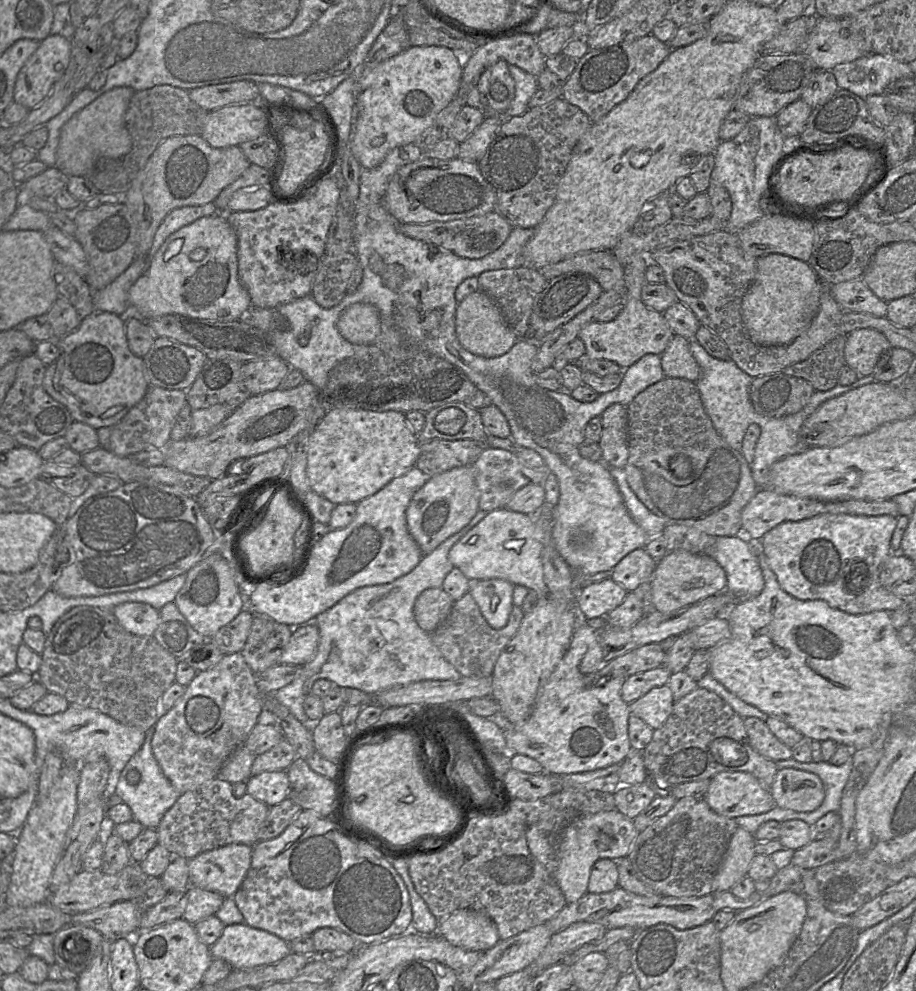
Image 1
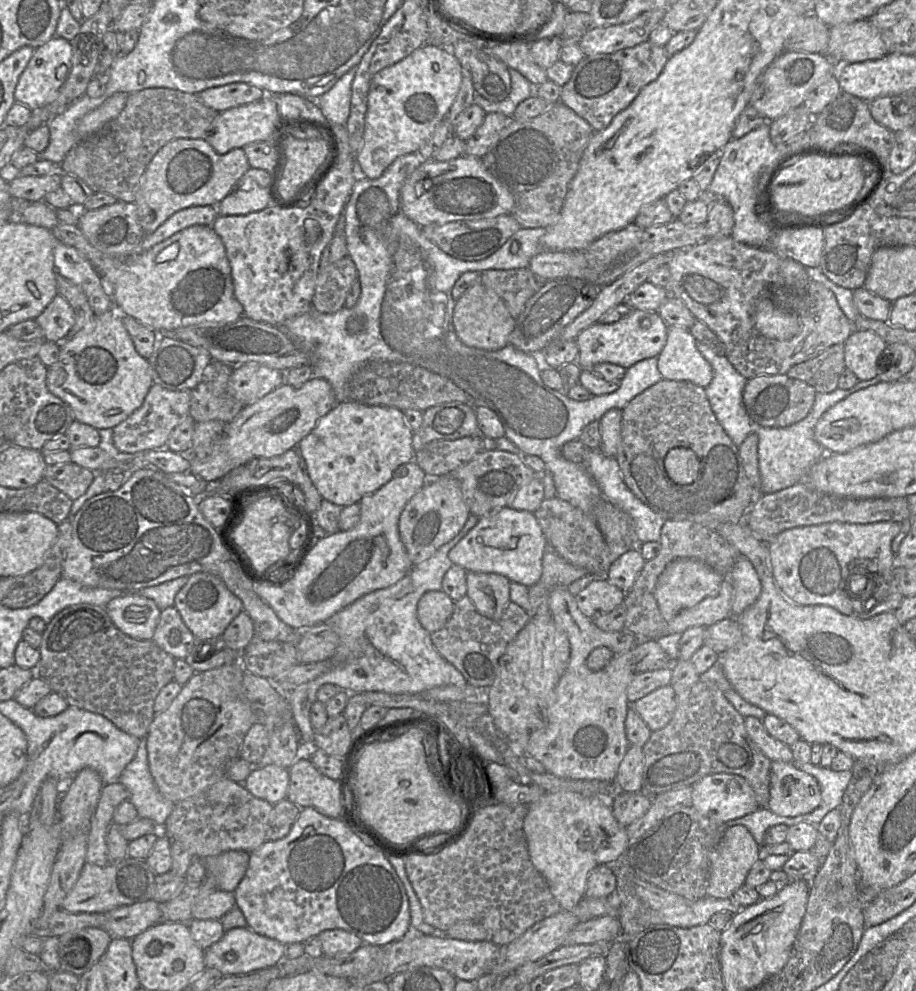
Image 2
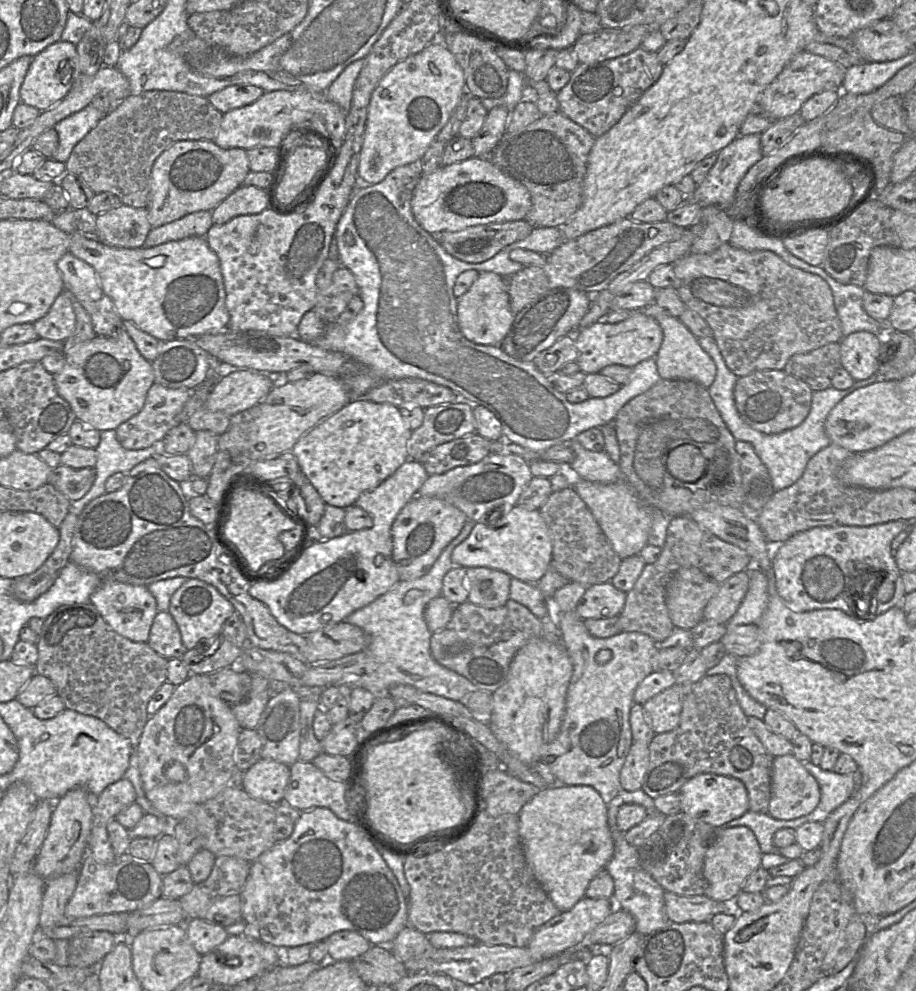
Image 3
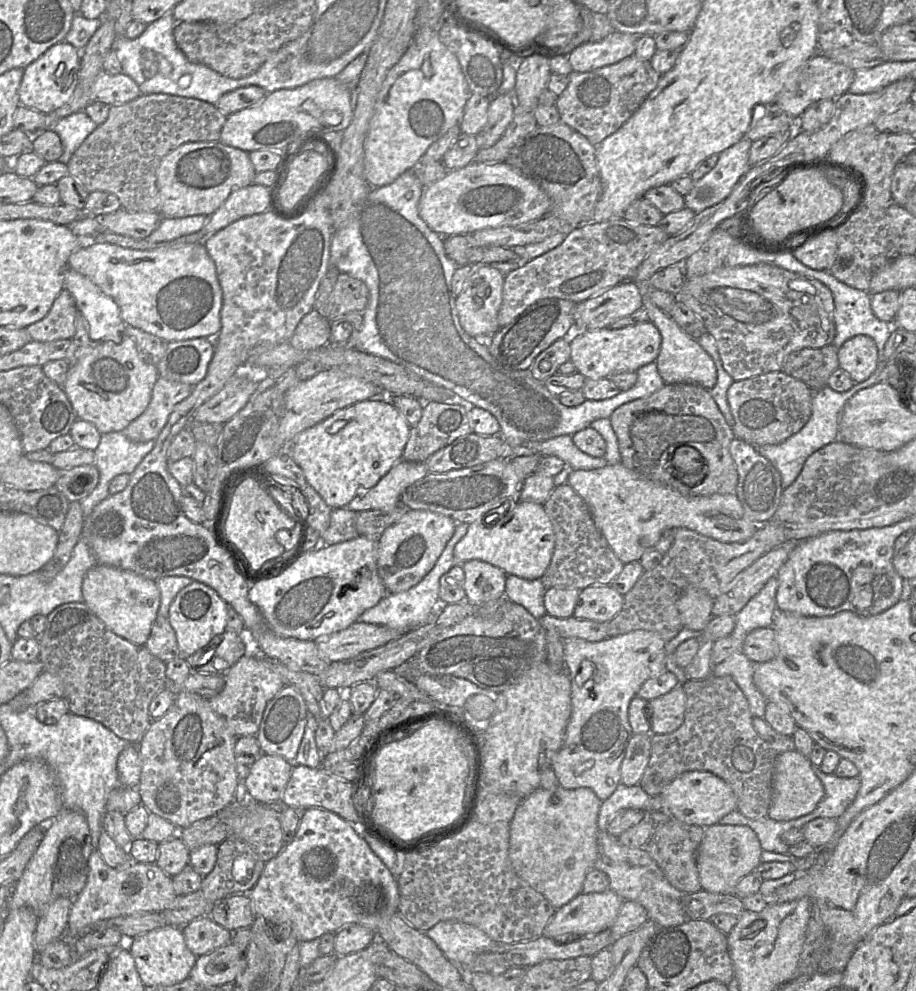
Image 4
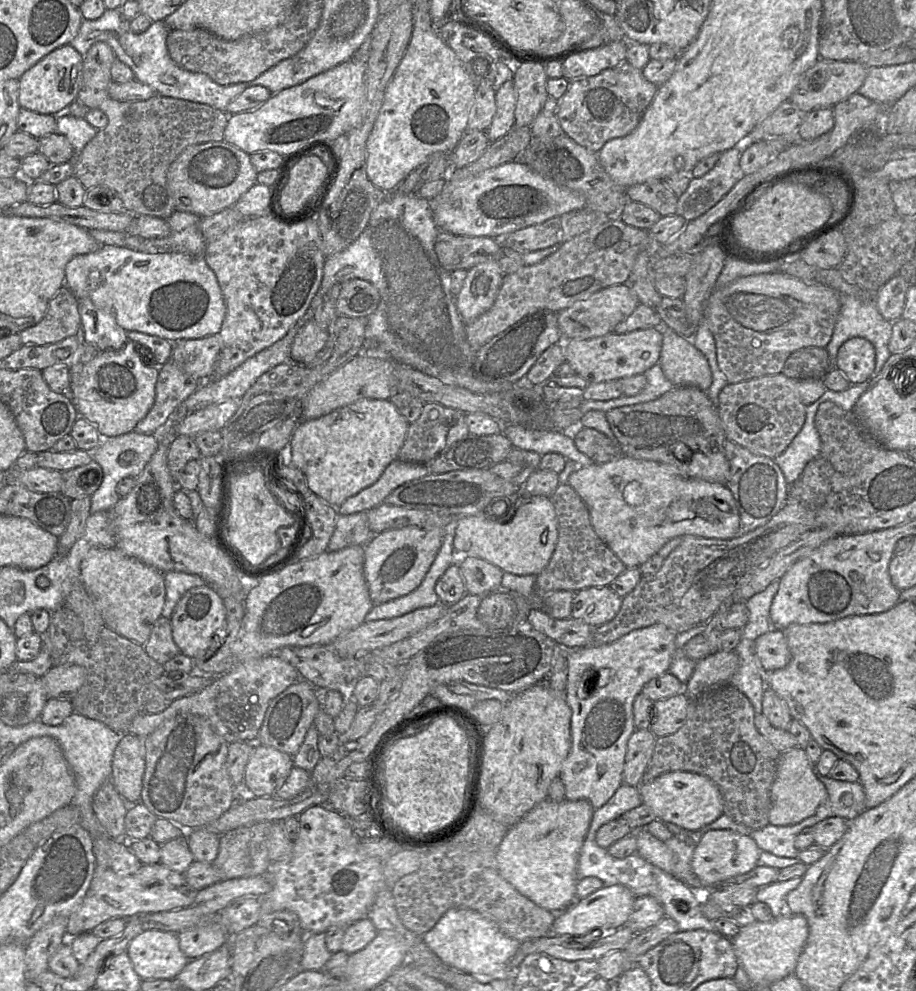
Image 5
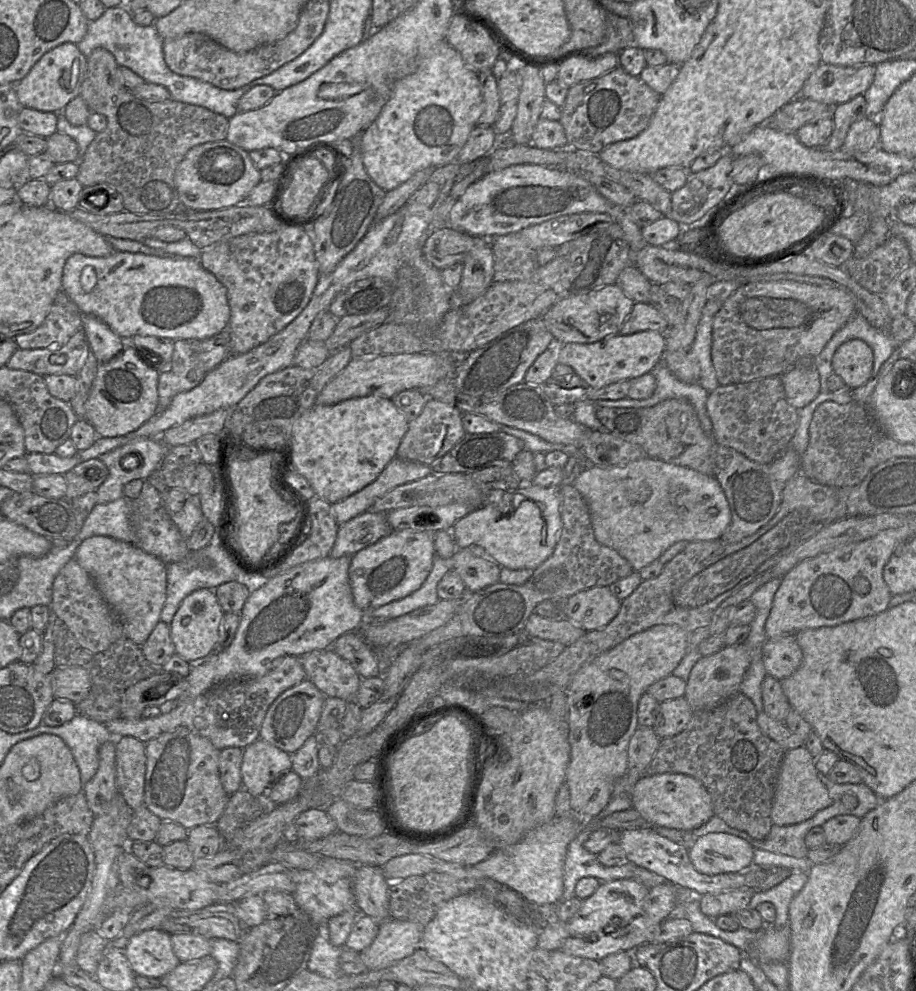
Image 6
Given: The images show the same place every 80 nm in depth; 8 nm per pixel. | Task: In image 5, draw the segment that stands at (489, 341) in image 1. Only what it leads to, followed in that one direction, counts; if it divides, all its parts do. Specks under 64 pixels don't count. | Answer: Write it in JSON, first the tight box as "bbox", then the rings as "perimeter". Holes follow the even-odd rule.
{"bbox":[456,260,503,324],"perimeter":[[[497,260],[477,264],[468,270],[456,296],[456,307],[465,324],[474,321],[492,307],[503,276]]]}

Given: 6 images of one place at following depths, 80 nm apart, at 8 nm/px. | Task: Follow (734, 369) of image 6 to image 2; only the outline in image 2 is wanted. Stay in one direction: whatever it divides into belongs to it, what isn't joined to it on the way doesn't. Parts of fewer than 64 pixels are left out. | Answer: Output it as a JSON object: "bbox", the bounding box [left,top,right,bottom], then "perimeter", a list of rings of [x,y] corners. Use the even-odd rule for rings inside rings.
{"bbox":[668,236,855,379],"perimeter":[[[731,236],[707,238],[704,241],[672,250],[673,257],[668,263],[671,272],[670,294],[681,299],[693,314],[703,321],[724,343],[725,356],[733,367],[746,379],[759,375],[786,374],[795,364],[816,357],[828,347],[844,343],[855,330],[841,308],[832,291],[819,282],[811,280],[800,309],[800,331],[789,340],[775,340],[764,337],[754,325],[754,308],[758,299],[763,296],[773,274],[778,272],[779,257],[765,247],[749,246],[735,241]]]}

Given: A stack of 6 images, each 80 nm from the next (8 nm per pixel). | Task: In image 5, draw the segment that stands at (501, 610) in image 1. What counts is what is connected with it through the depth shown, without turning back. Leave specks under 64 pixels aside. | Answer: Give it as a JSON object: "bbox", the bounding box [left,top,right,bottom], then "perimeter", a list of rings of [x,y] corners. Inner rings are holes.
{"bbox":[455,555,504,594],"perimeter":[[[460,555],[457,556],[455,563],[460,567],[466,591],[469,594],[482,594],[501,585],[504,572],[486,560]]]}

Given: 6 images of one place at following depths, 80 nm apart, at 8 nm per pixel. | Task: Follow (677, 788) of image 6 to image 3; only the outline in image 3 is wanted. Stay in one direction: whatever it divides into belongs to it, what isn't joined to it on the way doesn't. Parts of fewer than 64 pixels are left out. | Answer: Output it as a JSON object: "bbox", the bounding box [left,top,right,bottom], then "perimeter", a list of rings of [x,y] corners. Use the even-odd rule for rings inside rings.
{"bbox":[678,773,749,829],"perimeter":[[[701,773],[689,779],[678,791],[681,811],[720,829],[749,811],[748,793],[740,780],[714,773]]]}

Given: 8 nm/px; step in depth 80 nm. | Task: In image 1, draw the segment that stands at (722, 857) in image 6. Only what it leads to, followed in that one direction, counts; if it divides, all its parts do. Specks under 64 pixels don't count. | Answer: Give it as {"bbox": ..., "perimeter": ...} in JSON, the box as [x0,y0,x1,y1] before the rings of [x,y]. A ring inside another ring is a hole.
{"bbox":[713,826,756,891],"perimeter":[[[738,826],[714,876],[713,891],[730,891],[747,876],[751,861],[756,855],[756,842],[752,834]]]}

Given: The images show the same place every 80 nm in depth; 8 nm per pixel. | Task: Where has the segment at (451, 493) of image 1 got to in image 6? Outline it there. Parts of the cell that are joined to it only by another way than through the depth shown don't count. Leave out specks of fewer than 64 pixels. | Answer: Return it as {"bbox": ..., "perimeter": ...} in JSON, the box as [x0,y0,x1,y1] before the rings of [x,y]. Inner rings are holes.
{"bbox":[348,530,435,613],"perimeter":[[[395,530],[354,554],[348,575],[355,605],[367,613],[418,590],[429,575],[435,559],[433,533]]]}

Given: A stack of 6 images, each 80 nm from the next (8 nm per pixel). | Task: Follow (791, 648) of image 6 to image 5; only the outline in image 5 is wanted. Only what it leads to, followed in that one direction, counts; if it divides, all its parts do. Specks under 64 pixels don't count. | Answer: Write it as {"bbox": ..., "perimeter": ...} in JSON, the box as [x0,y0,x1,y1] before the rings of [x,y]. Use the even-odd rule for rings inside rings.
{"bbox":[755,628,791,673],"perimeter":[[[772,628],[757,638],[755,646],[760,664],[766,673],[786,667],[791,660],[783,630]]]}

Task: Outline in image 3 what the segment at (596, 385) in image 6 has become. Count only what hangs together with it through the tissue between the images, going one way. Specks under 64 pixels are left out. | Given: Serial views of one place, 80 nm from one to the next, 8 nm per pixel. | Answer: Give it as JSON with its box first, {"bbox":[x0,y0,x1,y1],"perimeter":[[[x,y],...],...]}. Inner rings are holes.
{"bbox":[573,310,663,374],"perimeter":[[[644,310],[625,321],[610,324],[604,320],[573,333],[577,347],[575,363],[585,374],[597,373],[610,365],[634,367],[639,362],[655,358],[663,340],[663,331],[656,321]]]}

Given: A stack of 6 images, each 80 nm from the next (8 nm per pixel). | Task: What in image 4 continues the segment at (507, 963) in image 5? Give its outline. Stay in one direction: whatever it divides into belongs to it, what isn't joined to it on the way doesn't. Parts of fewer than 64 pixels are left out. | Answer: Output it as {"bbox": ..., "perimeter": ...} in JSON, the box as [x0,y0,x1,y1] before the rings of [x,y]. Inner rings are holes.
{"bbox":[425,921,512,967],"perimeter":[[[441,921],[430,928],[425,932],[426,935],[437,945],[437,947],[441,950],[444,956],[450,960],[451,962],[459,965],[460,967],[465,967],[466,964],[469,964],[472,959],[484,952],[491,951],[494,945],[512,945],[512,944],[496,944],[485,932],[481,929],[467,923],[458,922],[458,921]]]}

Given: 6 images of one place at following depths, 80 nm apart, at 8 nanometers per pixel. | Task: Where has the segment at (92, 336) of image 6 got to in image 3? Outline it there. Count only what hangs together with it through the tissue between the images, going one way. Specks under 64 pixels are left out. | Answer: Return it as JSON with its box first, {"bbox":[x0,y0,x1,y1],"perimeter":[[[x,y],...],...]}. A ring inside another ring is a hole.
{"bbox":[57,252,122,336],"perimeter":[[[70,252],[57,262],[64,291],[75,298],[91,317],[93,330],[97,336],[110,336],[122,326],[122,319],[112,300],[102,289],[95,270]]]}

